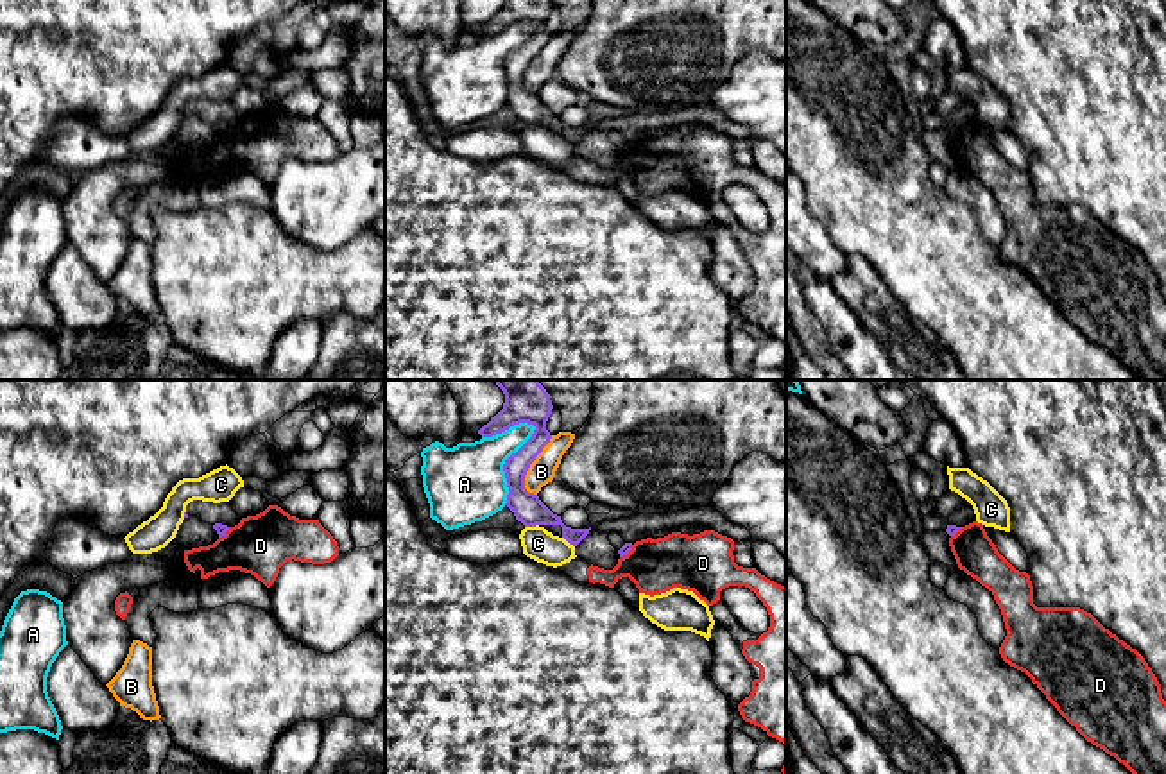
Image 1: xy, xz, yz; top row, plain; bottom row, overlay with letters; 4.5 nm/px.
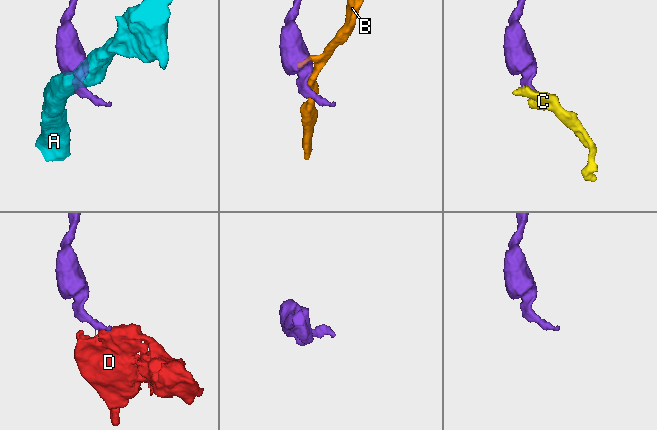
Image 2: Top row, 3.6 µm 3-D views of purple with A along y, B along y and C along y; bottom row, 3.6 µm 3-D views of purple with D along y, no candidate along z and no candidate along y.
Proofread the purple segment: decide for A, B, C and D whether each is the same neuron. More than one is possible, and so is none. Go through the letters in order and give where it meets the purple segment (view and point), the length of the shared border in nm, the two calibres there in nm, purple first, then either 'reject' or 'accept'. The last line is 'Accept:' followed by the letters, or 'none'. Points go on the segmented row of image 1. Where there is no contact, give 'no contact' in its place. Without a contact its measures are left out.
A: meets purple in xz at (505, 463); contact 400 nm long; 140 nm thick on the purple side, 340 nm on the other; reject
B: meets purple in xz at (531, 463); contact 280 nm long; 160 nm thick on the purple side, 120 nm on the other; reject
C: meets purple in xz at (531, 525); contact 70 nm long; 140 nm thick on the purple side, 150 nm on the other; reject
D: meets purple in xz at (627, 552); contact 90 nm long; 50 nm thick on the purple side, 240 nm on the other; reject
Accept: none

